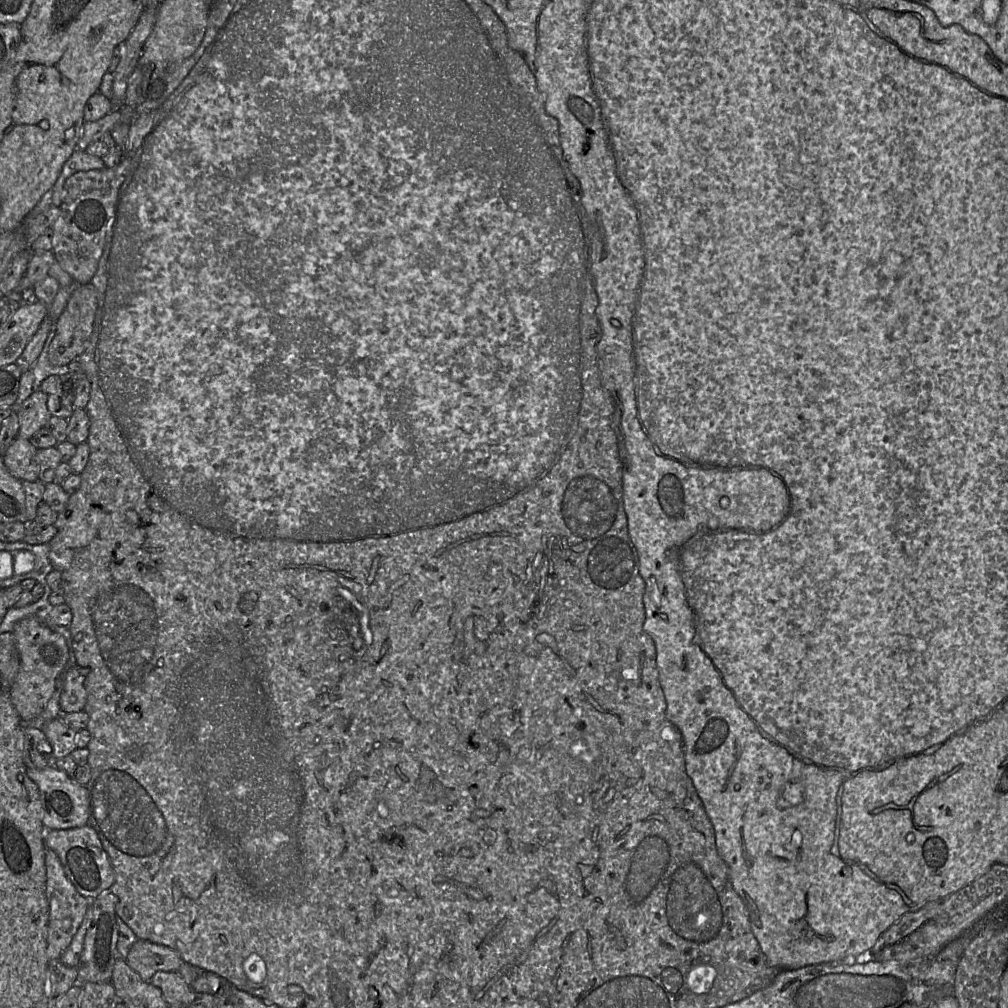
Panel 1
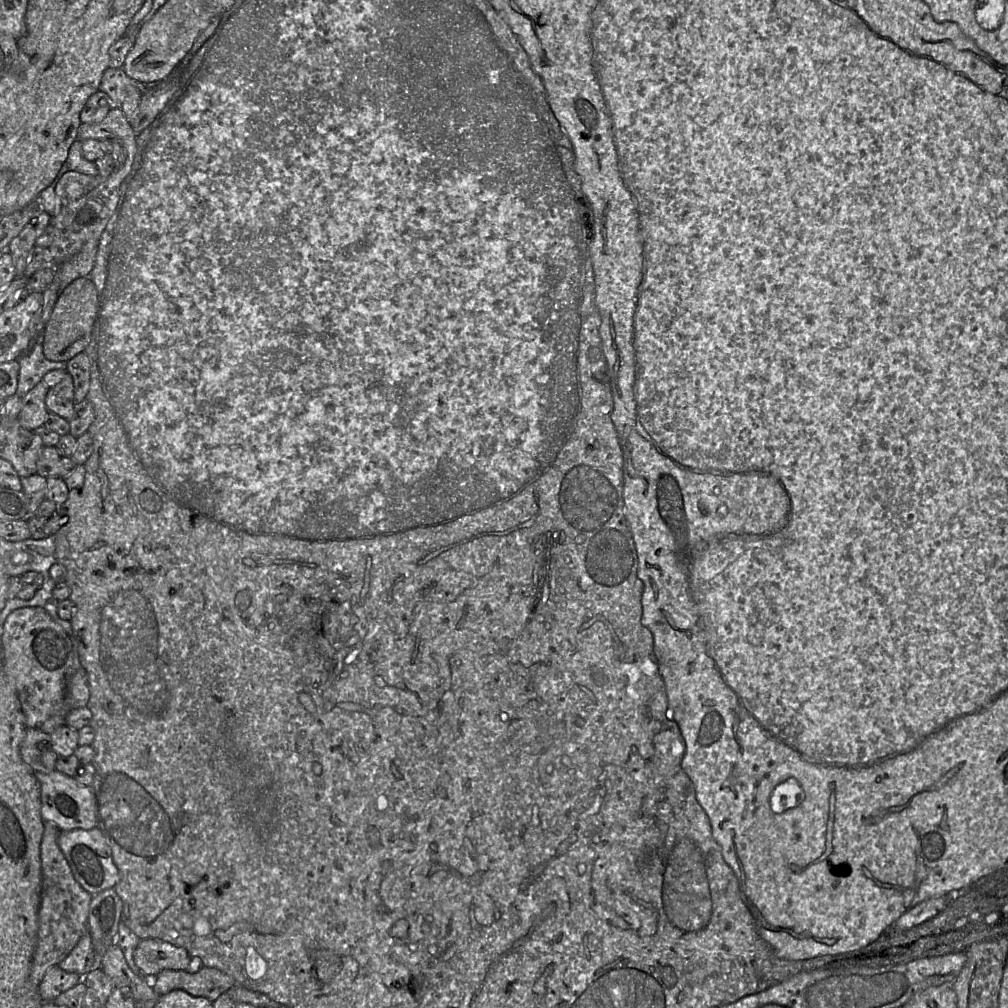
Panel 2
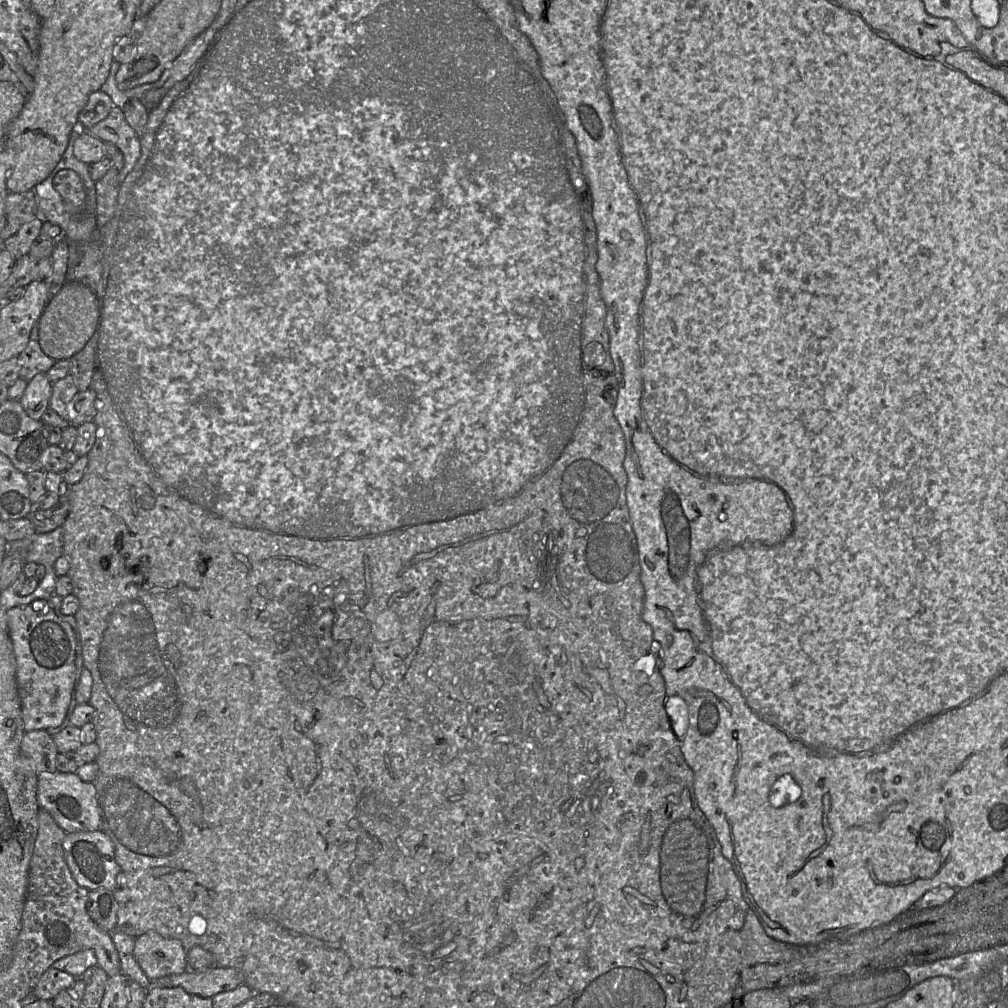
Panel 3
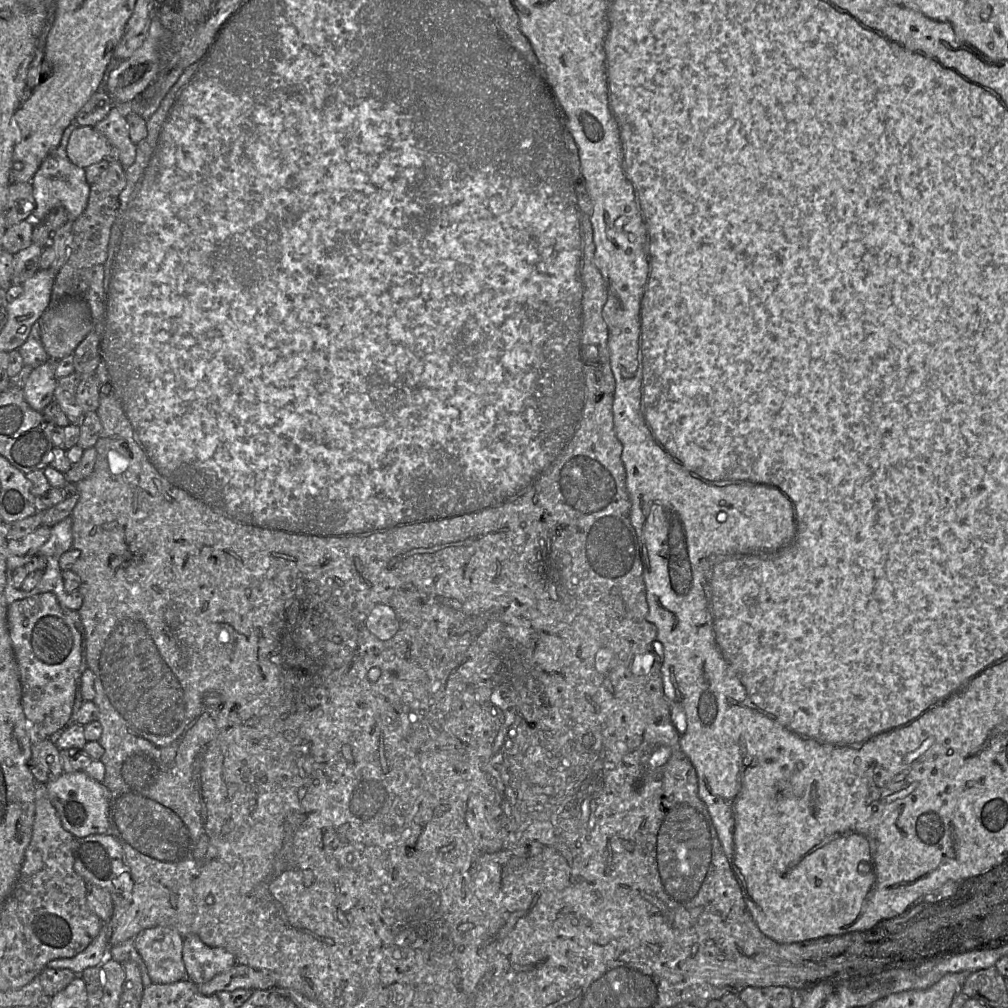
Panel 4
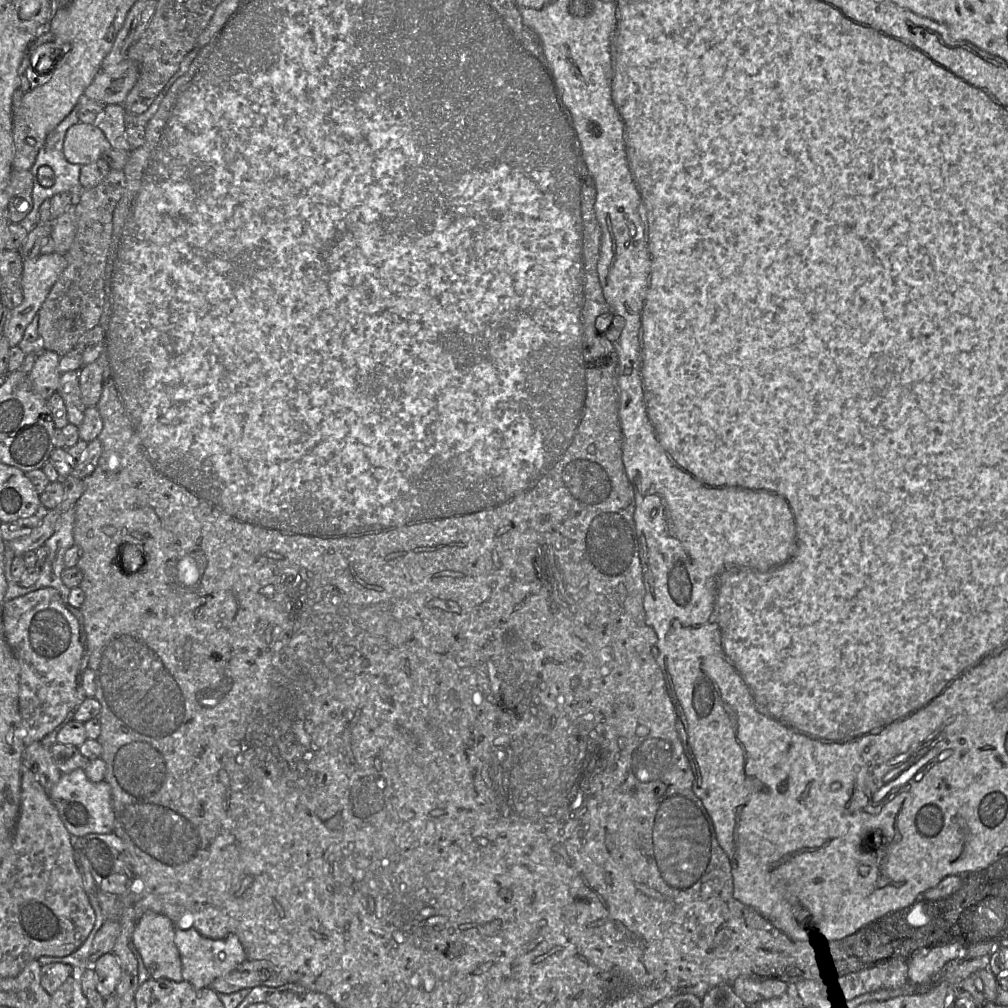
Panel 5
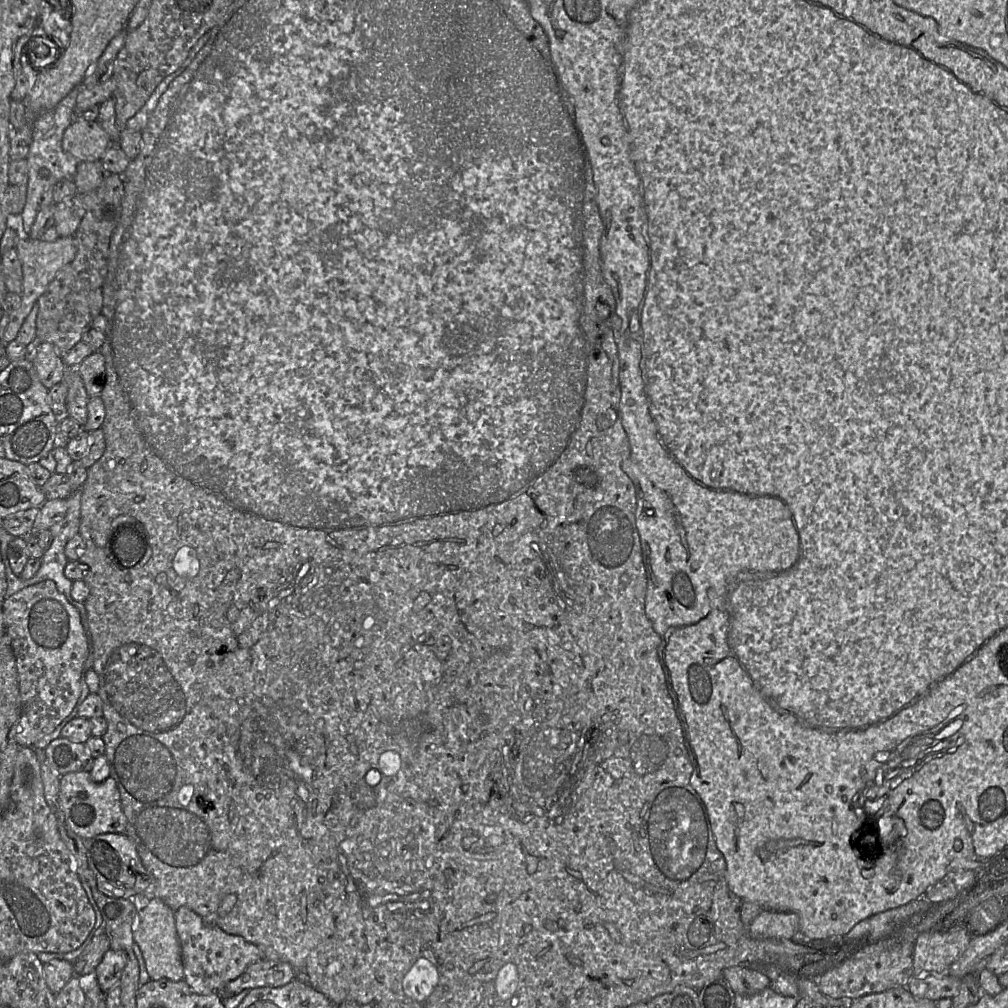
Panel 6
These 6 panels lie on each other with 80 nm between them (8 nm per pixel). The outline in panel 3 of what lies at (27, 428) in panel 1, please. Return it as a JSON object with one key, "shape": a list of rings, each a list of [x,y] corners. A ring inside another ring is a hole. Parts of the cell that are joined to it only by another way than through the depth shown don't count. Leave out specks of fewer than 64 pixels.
{"shape":[[[39,373],[28,382],[28,386],[20,400],[22,407],[29,417],[41,420],[44,412],[49,407],[52,395],[52,385],[46,373]]]}

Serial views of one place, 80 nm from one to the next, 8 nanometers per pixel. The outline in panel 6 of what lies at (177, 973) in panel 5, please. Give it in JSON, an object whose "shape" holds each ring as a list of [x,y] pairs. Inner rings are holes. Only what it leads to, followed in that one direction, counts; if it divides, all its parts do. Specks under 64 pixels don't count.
{"shape":[[[151,899],[139,910],[133,931],[134,943],[139,947],[150,980],[166,979],[178,982],[184,971],[181,948],[175,927],[174,912],[160,899]]]}

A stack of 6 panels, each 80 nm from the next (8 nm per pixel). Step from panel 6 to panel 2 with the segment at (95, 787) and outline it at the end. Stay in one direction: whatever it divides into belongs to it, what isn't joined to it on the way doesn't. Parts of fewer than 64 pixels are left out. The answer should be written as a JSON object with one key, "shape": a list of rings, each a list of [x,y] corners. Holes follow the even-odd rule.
{"shape":[[[57,770],[50,773],[35,772],[35,776],[41,787],[41,815],[44,821],[54,823],[61,831],[96,827],[96,799],[91,786],[81,785]]]}

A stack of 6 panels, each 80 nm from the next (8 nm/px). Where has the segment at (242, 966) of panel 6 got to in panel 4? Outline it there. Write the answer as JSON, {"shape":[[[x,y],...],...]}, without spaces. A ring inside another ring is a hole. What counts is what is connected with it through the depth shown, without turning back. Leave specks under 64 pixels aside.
{"shape":[[[197,936],[183,938],[183,962],[186,979],[204,984],[236,964],[233,954],[221,947],[209,947]]]}

